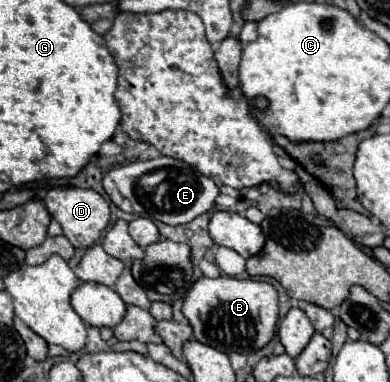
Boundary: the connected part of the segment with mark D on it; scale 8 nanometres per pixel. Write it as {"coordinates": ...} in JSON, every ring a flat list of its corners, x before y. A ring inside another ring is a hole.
{"coordinates":[[51,188,45,198,43,198,47,212,61,224,63,234,67,236,67,240,75,246,75,248,89,248,93,246,103,230,107,228,110,222,110,205,105,202,105,198,101,194,97,194,95,190,83,190,83,188]]}

